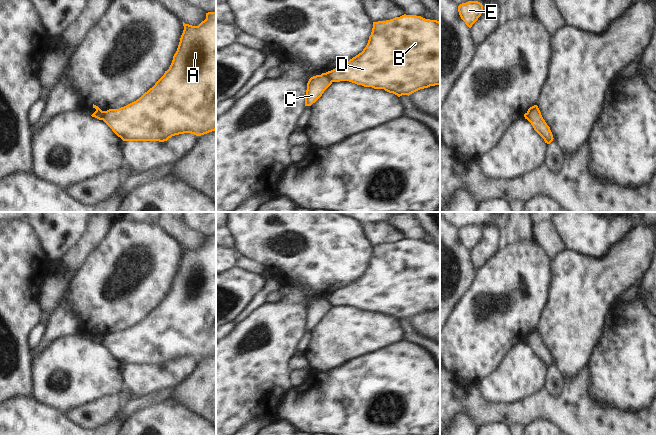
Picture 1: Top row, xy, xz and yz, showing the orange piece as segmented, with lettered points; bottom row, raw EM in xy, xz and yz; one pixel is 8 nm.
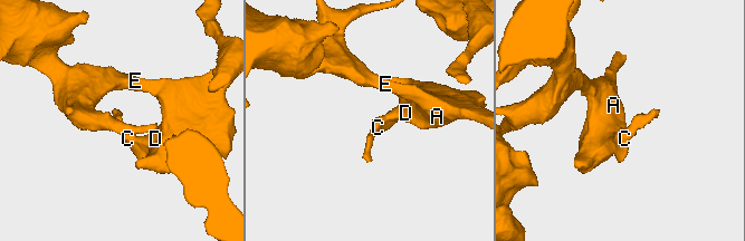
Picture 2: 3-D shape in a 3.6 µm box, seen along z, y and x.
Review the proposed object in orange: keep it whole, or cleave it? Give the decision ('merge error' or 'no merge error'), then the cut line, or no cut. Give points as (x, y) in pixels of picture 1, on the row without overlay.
merge error | xy (102, 335), (103, 343)

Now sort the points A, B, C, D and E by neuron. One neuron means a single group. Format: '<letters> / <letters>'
A B D E / C

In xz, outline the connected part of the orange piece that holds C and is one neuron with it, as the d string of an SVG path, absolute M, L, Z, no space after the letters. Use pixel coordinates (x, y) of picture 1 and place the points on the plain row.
M325 297L311 301L307 307L305 330L315 327L331 308L332 305Z

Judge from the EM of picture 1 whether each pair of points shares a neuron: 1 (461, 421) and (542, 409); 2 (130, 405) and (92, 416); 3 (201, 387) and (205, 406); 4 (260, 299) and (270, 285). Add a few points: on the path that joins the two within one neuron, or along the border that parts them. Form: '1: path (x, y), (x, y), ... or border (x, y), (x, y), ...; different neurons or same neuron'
1: border (457, 413), (453, 418); different neurons
2: border (121, 406), (115, 415); different neurons
3: path (205, 392), (205, 401); same neuron
4: path (261, 296), (268, 288); same neuron

